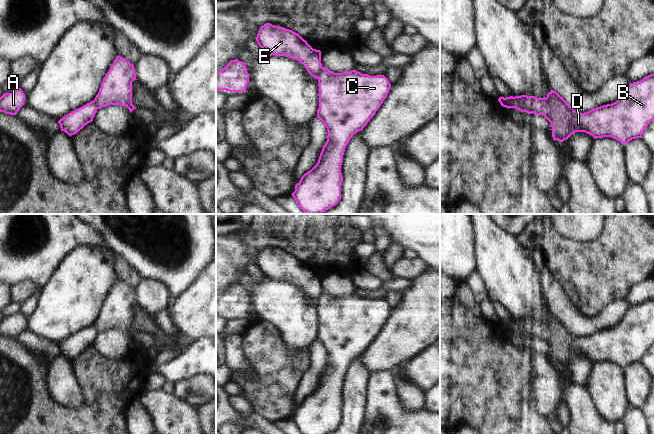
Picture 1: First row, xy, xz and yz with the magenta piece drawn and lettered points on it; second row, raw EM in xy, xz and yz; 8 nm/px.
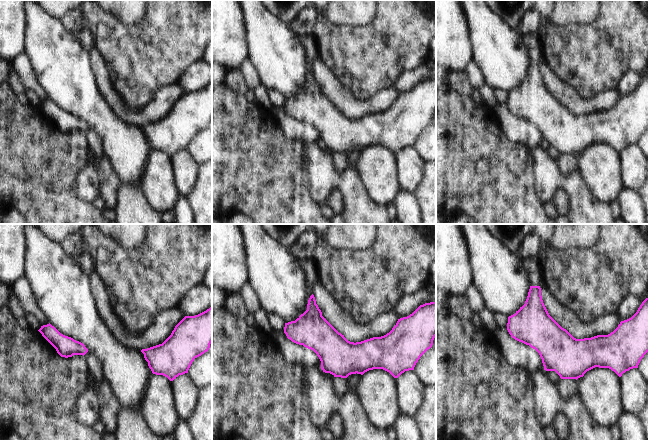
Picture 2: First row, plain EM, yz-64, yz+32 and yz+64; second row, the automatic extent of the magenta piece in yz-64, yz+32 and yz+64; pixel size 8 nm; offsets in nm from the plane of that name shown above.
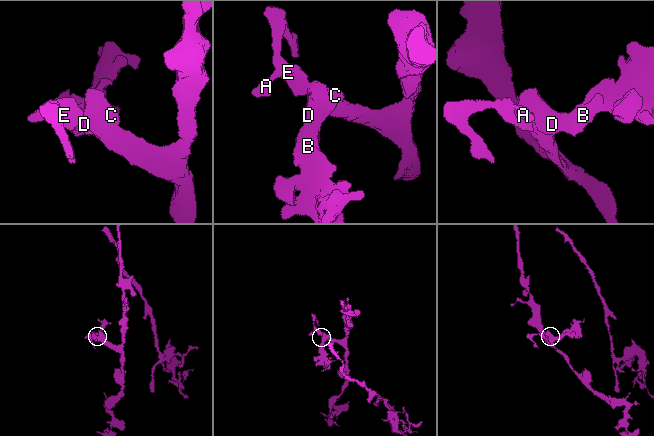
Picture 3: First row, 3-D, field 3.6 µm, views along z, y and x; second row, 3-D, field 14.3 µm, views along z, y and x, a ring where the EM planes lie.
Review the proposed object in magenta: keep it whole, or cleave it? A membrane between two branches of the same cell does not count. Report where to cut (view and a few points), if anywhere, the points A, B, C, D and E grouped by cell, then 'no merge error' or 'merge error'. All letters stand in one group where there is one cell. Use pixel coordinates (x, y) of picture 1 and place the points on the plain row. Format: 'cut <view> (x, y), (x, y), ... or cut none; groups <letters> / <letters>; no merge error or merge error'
cut yz (513, 321), (521, 329), (533, 336); groups A E / B C D; merge error

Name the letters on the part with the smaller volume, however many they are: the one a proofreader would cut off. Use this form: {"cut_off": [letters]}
{"cut_off": ["A", "E"]}

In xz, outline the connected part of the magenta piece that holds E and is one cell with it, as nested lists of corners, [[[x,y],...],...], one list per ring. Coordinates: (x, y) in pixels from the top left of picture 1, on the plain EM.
[[[266,247],[260,251],[255,263],[265,278],[296,283],[311,300],[319,301],[322,292],[321,275],[313,273],[296,256]]]

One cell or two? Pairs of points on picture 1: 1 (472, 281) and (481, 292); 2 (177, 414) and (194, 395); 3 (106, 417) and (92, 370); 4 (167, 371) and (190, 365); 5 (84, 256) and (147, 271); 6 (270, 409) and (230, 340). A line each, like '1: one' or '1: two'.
1: one
2: two
3: one
4: one
5: two
6: two

